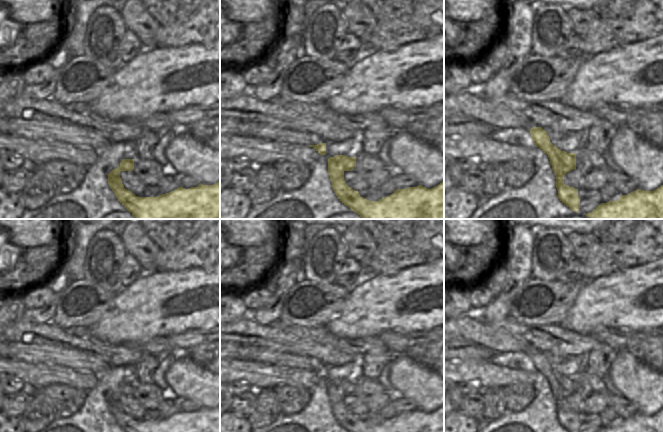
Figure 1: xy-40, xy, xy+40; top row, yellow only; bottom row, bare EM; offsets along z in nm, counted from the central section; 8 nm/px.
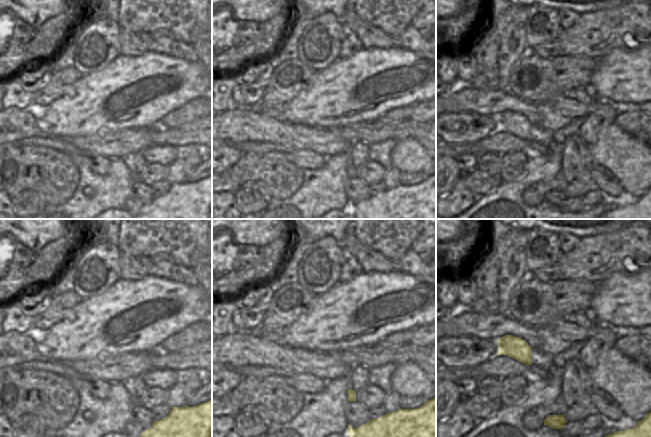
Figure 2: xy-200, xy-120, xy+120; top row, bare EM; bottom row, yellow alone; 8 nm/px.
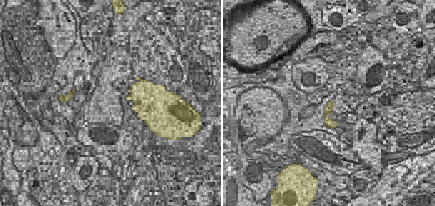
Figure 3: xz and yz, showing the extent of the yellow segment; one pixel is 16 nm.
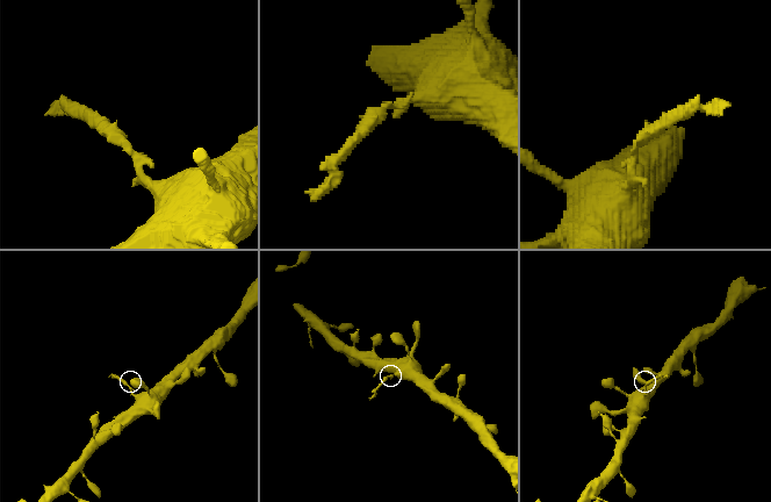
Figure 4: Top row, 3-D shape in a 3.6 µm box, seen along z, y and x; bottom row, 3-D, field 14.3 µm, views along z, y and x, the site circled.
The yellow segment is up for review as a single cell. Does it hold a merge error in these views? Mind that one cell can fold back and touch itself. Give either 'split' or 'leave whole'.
split

